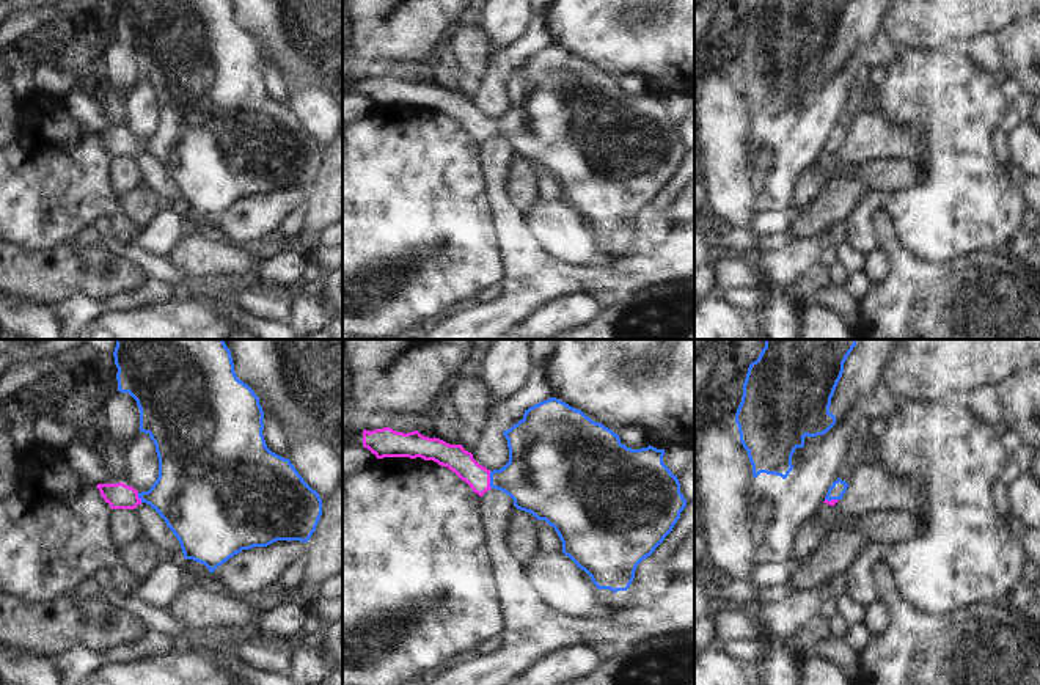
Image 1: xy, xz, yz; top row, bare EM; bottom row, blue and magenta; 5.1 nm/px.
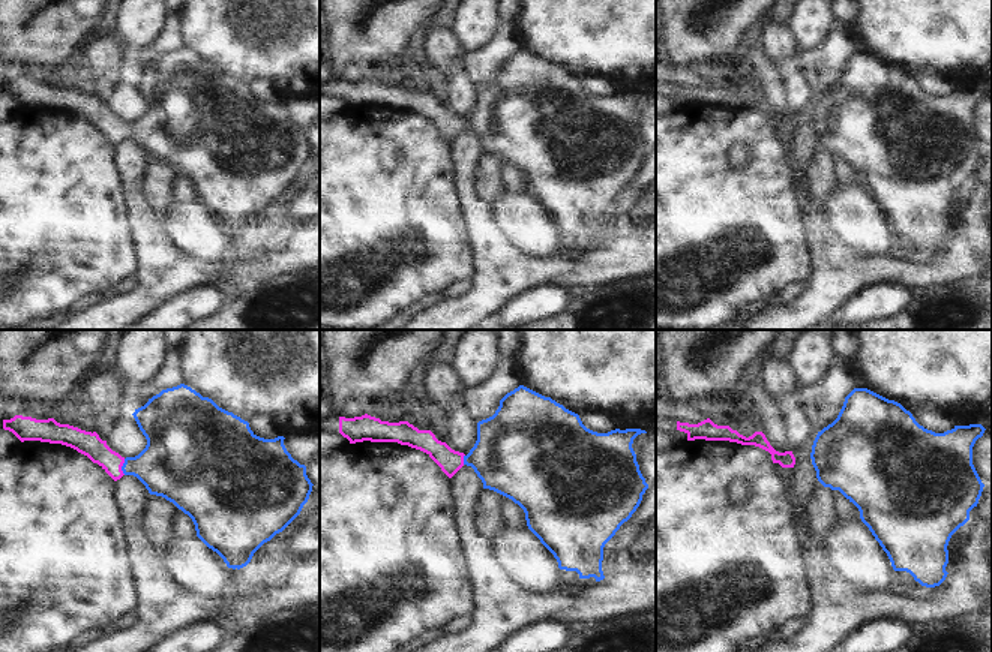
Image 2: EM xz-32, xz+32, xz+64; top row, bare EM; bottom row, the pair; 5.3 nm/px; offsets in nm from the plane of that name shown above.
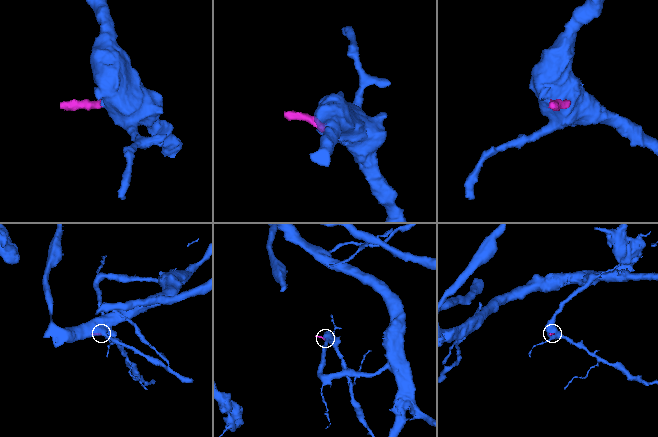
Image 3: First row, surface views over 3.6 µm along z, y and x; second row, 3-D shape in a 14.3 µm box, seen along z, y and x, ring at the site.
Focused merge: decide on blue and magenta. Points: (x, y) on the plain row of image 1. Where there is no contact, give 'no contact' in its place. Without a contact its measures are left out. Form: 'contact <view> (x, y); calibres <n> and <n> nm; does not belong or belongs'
contact xz (490, 128); calibres 360 and 130 nm; belongs

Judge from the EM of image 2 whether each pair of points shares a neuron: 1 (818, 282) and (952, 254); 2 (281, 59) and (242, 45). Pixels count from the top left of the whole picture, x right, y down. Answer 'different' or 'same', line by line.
1: same
2: same

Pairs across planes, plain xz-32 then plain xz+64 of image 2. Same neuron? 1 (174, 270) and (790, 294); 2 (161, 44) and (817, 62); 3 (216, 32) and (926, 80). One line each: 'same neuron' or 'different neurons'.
1: different neurons
2: same neuron
3: different neurons

